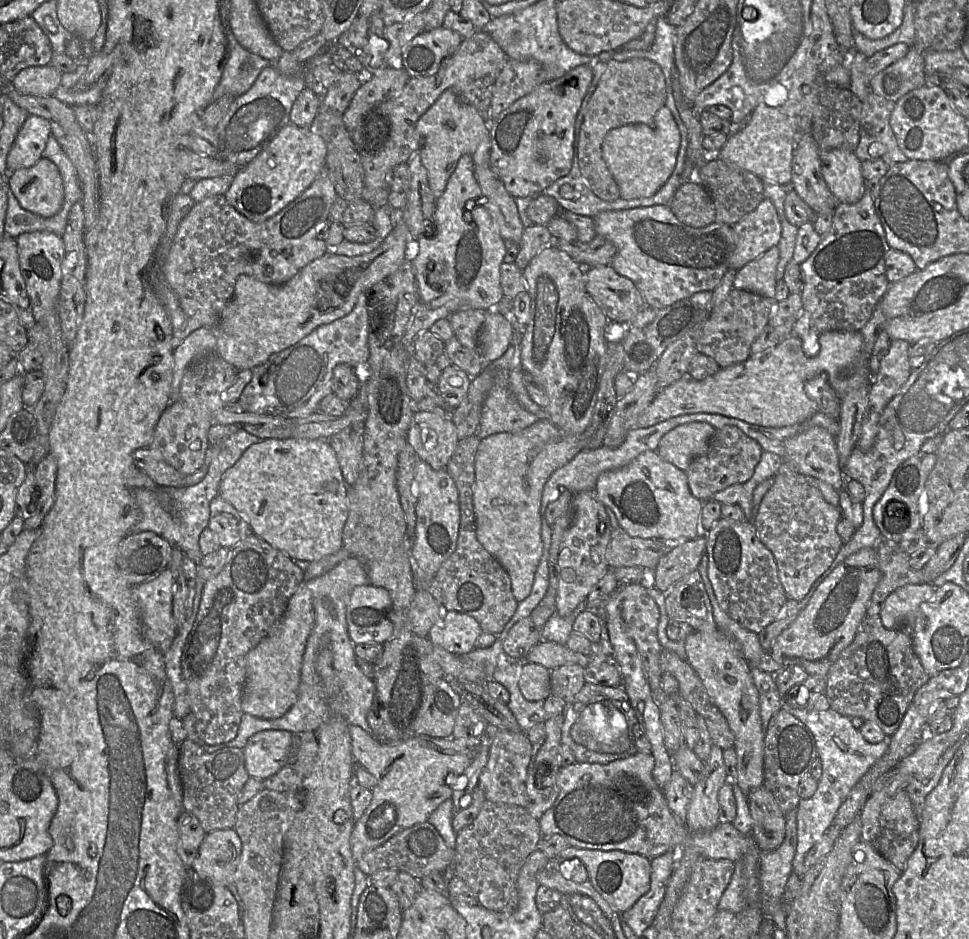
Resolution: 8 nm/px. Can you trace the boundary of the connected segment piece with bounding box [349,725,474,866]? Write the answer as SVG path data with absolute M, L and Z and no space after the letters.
M349 725L349 733L356 765L364 767L376 779L376 785L371 789L371 802L360 819L355 822L351 834L351 851L356 866L356 862L366 852L383 844L395 834L427 821L441 803L451 798L454 790L452 782L464 774L474 757L474 750L469 750L463 746L462 741L453 737L411 736L396 743L383 743L356 725Z

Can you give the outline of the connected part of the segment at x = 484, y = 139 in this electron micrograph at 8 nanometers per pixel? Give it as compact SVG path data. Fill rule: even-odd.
M446 89L417 120L415 130L417 151L427 170L429 186L435 199L443 194L447 181L462 155L473 155L479 146L490 149L491 145L489 124L475 107L461 101L452 89Z

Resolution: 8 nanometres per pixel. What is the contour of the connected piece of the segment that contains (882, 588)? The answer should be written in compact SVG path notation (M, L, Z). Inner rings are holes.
M882 539L878 545L877 553L879 559L879 568L881 571L881 579L873 591L871 600L867 607L866 615L868 617L880 615L884 601L896 589L907 584L917 585L925 583L922 569L913 569L909 565L910 556L903 551L896 542Z

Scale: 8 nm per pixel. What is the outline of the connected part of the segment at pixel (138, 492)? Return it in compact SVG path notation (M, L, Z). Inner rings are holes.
M238 430L221 441L221 451L209 466L205 477L193 486L161 487L160 492L147 489L133 489L132 494L140 511L140 517L131 529L131 533L152 531L178 547L184 555L199 564L202 553L199 537L208 527L210 518L210 503L219 495L219 486L225 472L242 456L244 451L260 439L245 430ZM169 505L172 510L170 510Z

